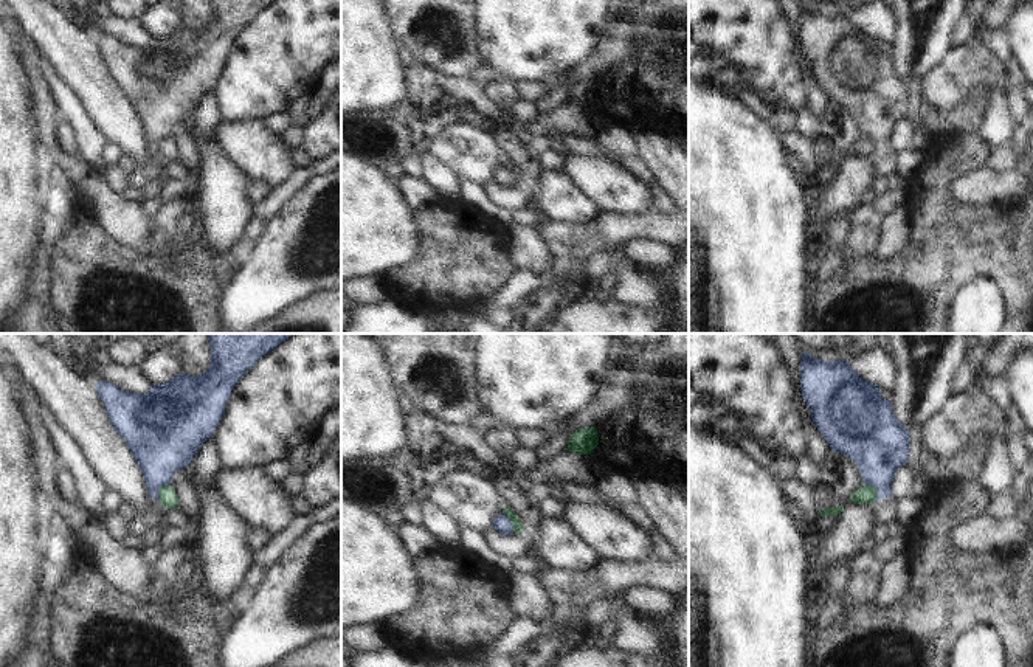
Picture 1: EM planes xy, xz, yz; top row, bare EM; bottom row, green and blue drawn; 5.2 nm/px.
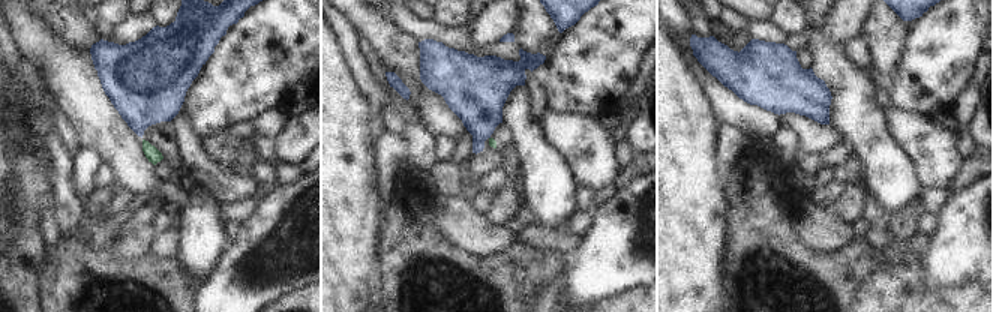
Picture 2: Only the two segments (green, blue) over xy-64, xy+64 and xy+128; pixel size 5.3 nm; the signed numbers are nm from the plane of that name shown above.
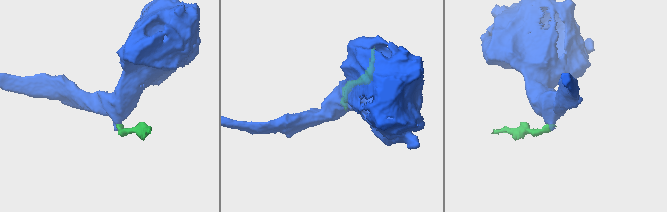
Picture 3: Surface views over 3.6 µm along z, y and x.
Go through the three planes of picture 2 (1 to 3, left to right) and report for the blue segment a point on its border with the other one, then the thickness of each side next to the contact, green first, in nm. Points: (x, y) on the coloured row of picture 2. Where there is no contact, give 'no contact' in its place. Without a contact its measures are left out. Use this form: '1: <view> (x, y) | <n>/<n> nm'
1: no contact
2: no contact
3: no contact

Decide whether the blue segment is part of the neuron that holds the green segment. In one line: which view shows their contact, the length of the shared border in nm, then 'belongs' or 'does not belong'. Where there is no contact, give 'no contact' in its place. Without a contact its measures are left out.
meets green in xy; contact 110 nm long; does not belong

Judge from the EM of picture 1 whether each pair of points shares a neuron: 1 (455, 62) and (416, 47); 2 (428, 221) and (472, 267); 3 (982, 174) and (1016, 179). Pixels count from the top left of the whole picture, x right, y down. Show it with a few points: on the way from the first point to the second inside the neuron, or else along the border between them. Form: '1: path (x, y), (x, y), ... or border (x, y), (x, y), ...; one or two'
1: path (445, 58), (435, 47), (425, 47); one
2: path (439, 231), (464, 256); one
3: path (990, 179), (1008, 179); one

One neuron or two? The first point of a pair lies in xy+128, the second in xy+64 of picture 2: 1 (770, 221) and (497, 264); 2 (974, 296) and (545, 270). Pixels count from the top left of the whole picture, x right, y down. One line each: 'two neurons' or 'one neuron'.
1: one neuron
2: two neurons

